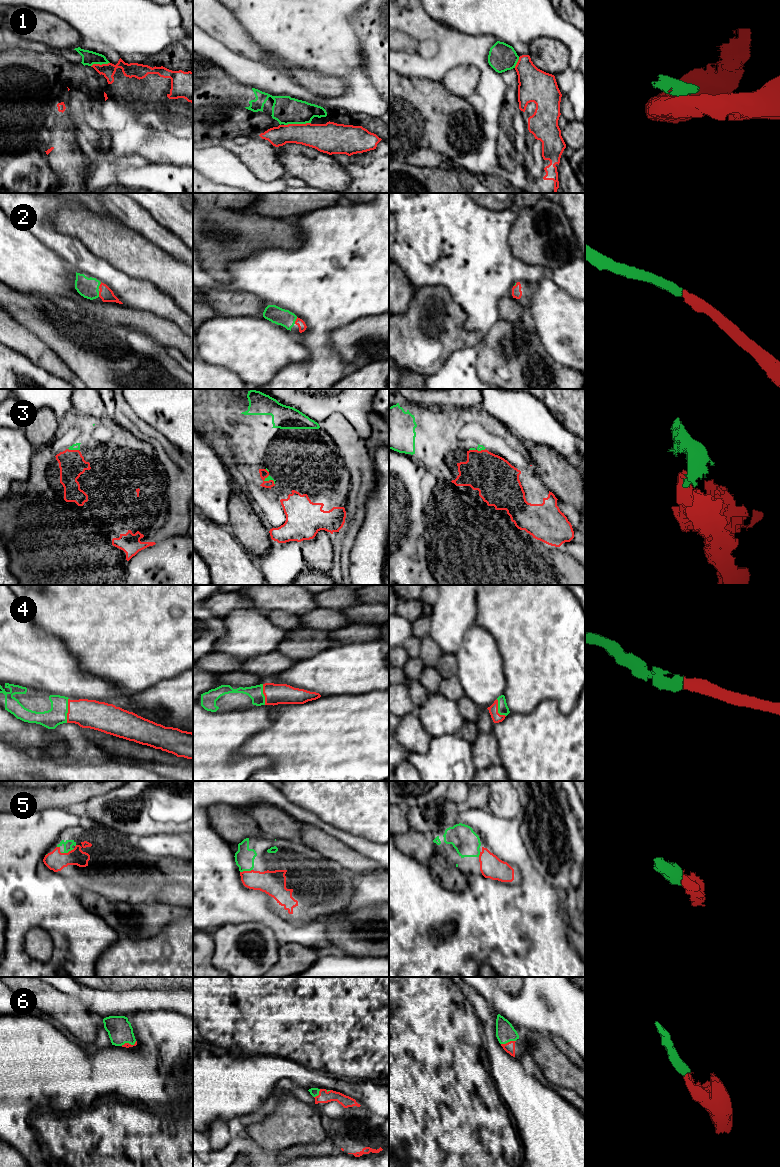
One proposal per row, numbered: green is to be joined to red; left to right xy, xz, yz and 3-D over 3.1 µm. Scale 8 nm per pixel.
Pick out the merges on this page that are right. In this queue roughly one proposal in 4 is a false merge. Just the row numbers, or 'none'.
2, 3, 4, 5, 6

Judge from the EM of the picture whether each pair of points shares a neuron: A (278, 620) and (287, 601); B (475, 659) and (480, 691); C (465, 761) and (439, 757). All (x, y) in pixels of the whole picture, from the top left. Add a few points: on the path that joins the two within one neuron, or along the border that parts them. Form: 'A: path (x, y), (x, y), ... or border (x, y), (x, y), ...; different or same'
A: border (263, 611), (282, 610), (298, 616); different
B: path (480, 667), (480, 683); same
C: path (459, 761), (445, 761); same

